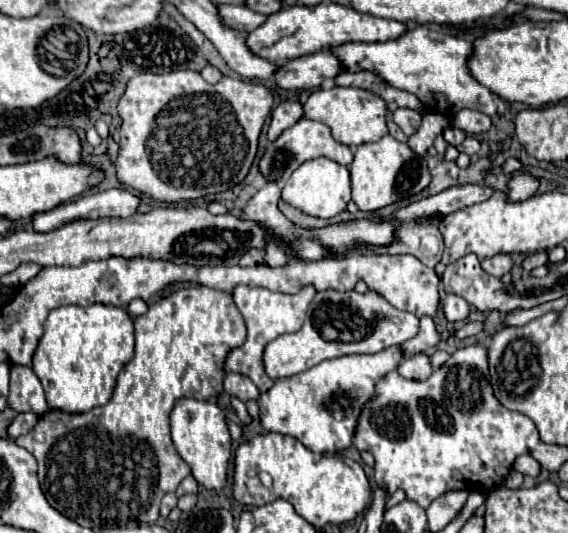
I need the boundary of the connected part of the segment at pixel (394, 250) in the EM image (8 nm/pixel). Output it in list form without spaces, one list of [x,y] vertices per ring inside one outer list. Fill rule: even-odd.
[[[424,222],[424,224],[402,224],[396,232],[396,242],[392,246],[370,246],[370,254],[412,254],[428,268],[434,268],[444,250],[444,240],[438,230],[438,224]]]

